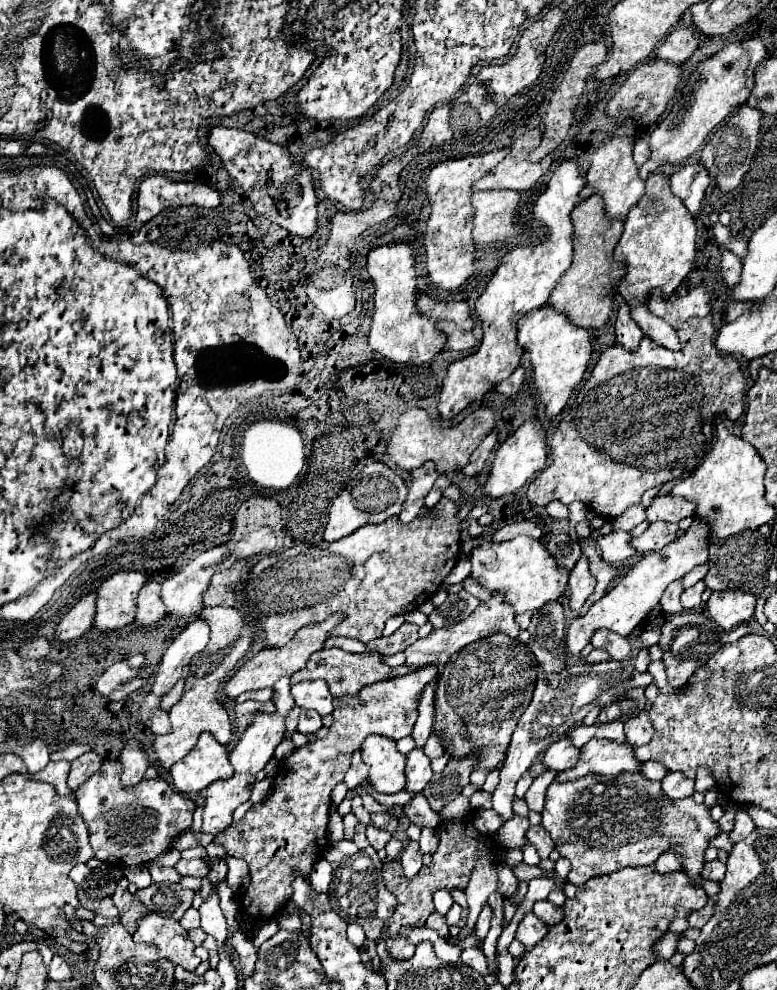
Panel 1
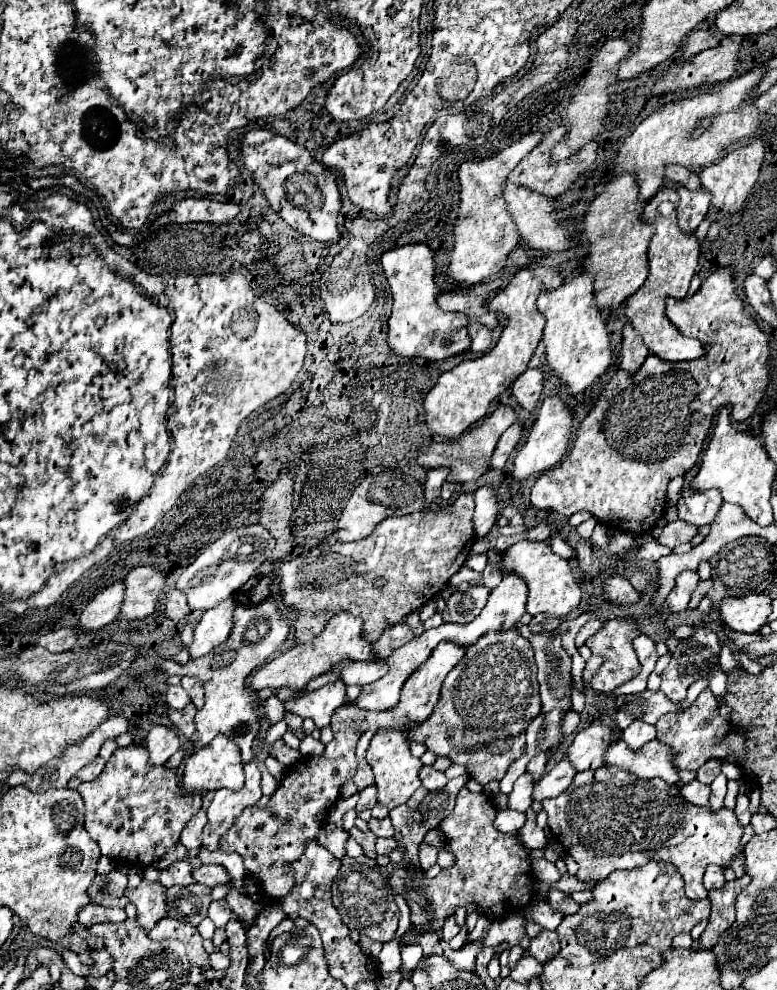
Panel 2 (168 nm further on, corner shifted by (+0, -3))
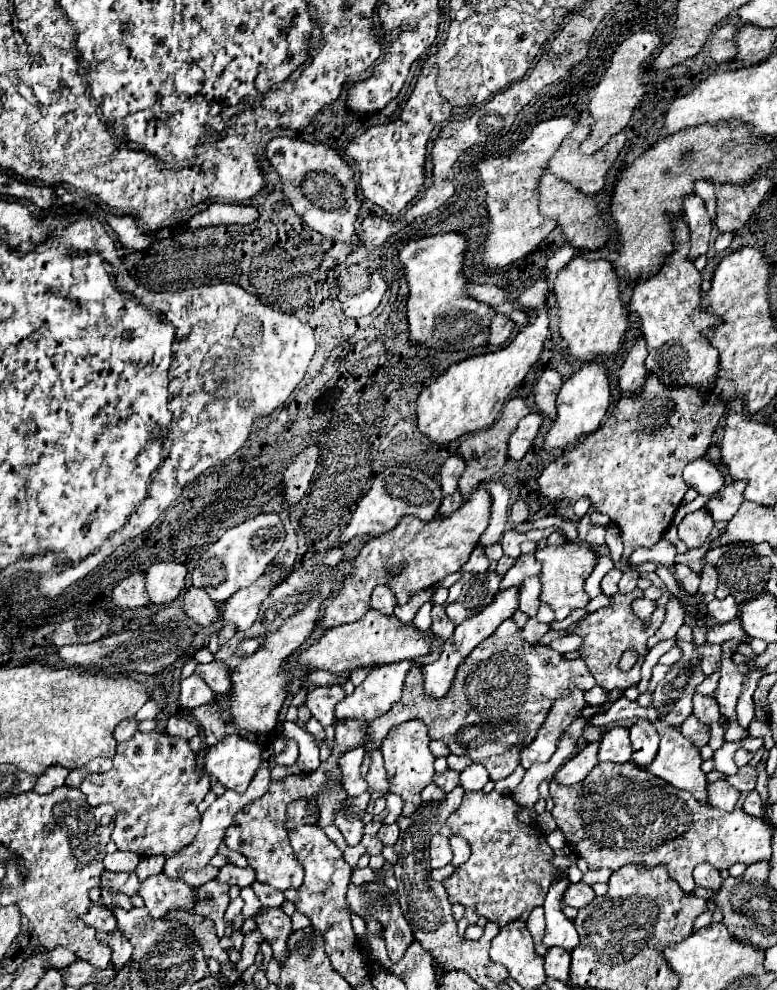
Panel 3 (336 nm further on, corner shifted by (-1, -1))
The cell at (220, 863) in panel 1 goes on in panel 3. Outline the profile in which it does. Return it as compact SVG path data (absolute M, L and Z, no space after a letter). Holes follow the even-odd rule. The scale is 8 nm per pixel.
M262 907L254 917L258 923L258 931L268 939L268 943L274 949L274 959L278 959L278 963L282 965L288 955L286 941L292 935L290 917L280 907L274 907L274 909Z

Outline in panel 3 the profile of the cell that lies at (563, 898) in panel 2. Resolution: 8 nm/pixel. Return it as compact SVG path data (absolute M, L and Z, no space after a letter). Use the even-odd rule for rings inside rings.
M576 883L576 885L570 885L566 889L566 895L564 895L564 905L570 905L574 909L582 909L586 907L592 899L596 897L594 889L586 883Z

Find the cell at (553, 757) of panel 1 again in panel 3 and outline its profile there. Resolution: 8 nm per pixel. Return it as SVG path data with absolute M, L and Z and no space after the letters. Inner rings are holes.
M612 727L606 731L606 735L600 741L598 761L612 761L612 763L626 763L630 761L630 737L626 727Z

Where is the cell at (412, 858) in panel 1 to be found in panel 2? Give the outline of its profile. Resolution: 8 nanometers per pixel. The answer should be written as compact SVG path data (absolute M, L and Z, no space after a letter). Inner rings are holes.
M421 843L419 845L419 867L421 869L429 869L435 863L437 863L437 847Z

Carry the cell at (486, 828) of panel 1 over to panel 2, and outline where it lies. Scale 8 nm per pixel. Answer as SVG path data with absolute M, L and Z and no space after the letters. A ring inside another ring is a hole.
M503 809L497 813L493 825L497 831L501 833L515 833L521 825L525 823L525 813L519 811L511 811L511 809Z

